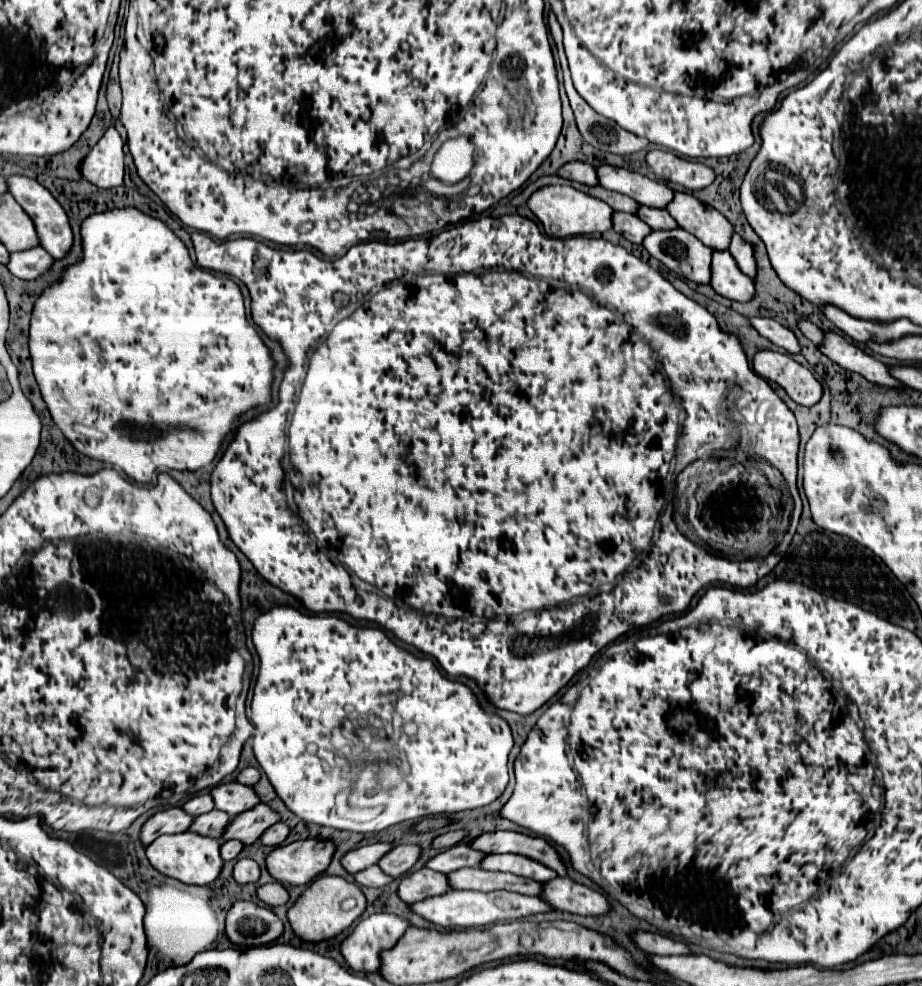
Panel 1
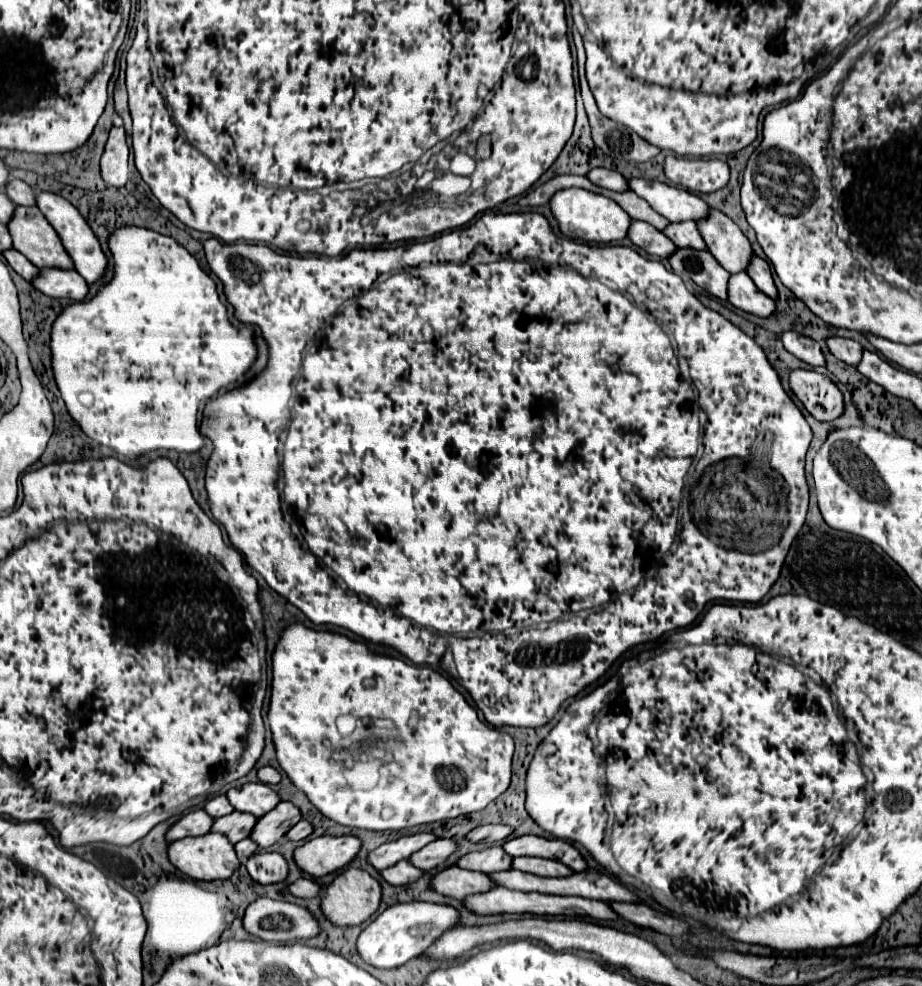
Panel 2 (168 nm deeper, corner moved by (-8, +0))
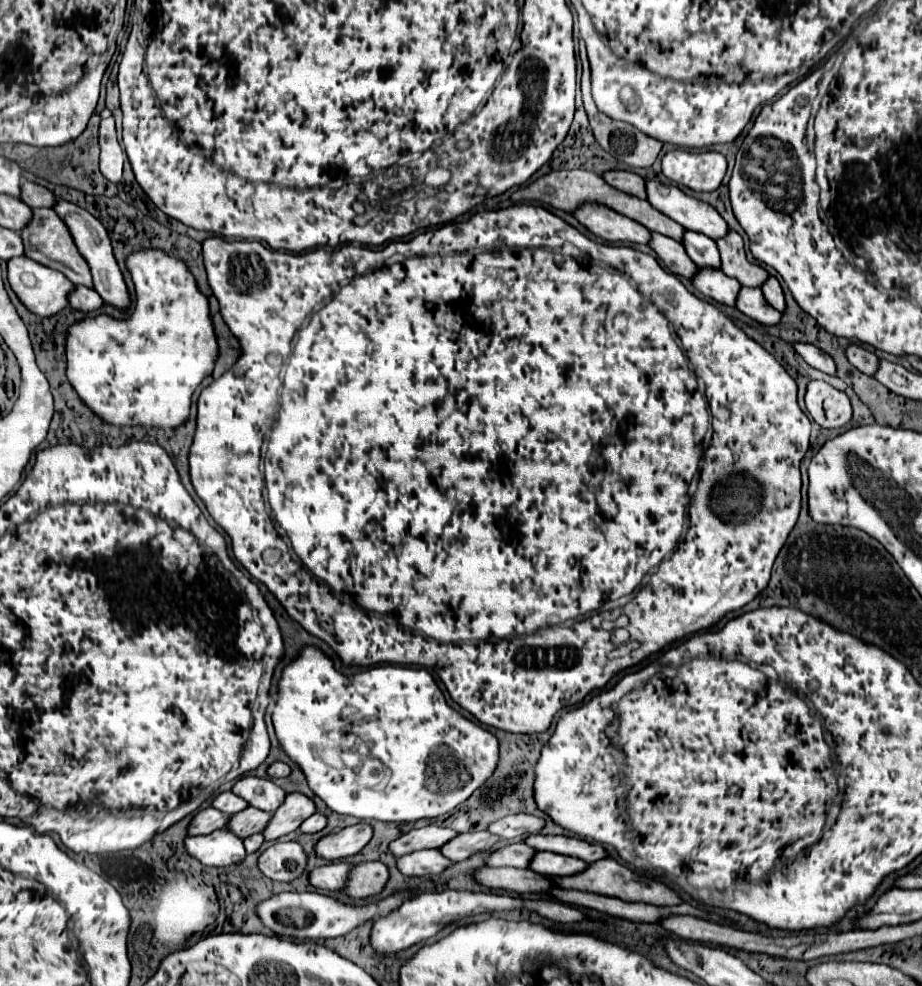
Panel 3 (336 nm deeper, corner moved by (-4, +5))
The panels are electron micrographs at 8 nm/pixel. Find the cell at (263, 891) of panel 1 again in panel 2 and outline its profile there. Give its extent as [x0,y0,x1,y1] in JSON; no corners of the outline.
[287,878,323,898]

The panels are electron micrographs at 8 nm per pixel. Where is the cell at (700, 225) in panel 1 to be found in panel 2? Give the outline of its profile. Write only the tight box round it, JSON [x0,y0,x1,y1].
[697,210,753,274]

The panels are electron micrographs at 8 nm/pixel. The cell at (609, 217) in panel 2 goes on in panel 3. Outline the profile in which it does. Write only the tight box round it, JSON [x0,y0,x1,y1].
[571,201,649,243]

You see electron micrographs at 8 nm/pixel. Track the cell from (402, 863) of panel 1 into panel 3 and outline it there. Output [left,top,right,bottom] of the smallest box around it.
[439,831,499,861]

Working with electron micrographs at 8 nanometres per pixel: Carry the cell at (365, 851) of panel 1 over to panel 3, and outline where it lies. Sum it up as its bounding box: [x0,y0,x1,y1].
[389,825,457,857]

